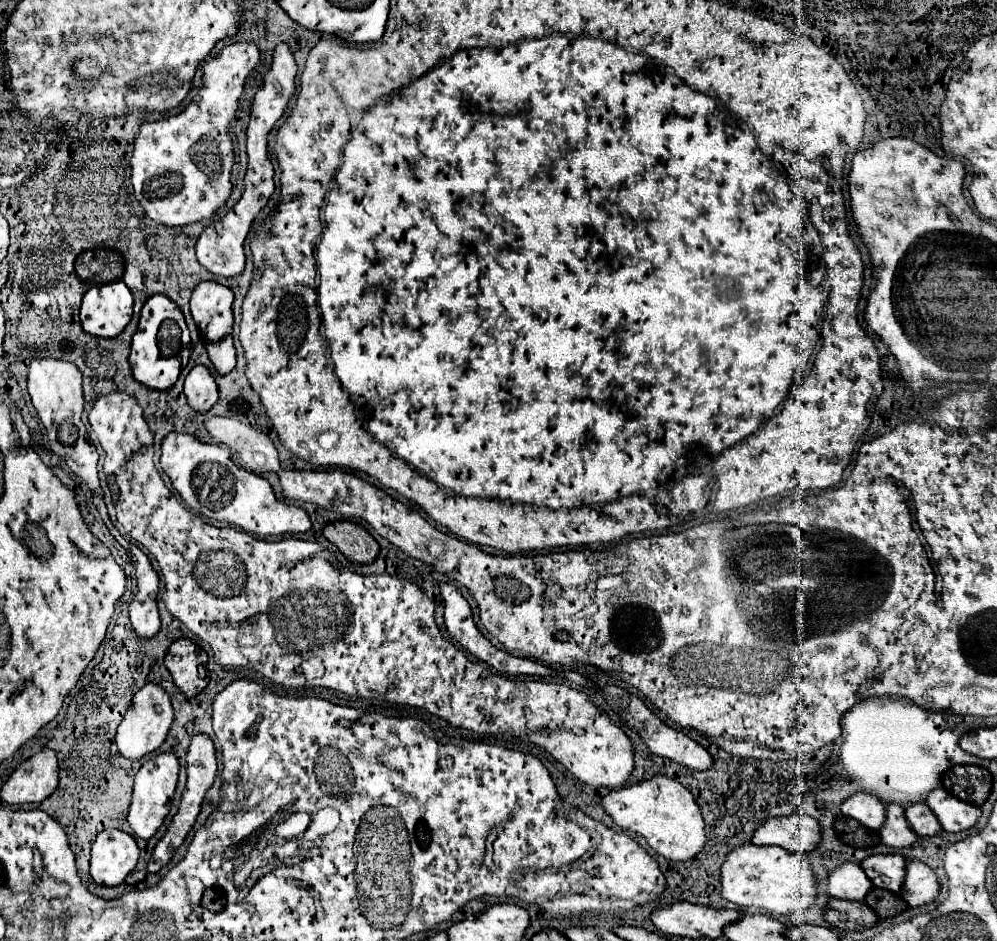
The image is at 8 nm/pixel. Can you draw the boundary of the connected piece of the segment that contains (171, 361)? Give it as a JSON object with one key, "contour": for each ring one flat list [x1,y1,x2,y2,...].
{"contour":[[153,295,141,309,139,329,133,335,129,363,133,377,151,389,169,389,175,385,181,369,187,365,191,353,191,337,183,313,167,295]]}

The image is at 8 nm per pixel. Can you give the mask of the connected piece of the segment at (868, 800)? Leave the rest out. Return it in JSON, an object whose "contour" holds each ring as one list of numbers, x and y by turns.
{"contour":[[855,793,851,795,847,801,843,801,841,805,841,813,847,817,857,819,861,825,869,827,869,829,879,829,885,823,885,803,869,793]]}

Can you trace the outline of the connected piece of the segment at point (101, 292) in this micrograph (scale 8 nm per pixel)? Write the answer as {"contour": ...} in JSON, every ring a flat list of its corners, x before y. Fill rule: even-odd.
{"contour":[[119,279,105,285,93,285,83,297,81,325,95,337,119,335,133,315,133,295]]}

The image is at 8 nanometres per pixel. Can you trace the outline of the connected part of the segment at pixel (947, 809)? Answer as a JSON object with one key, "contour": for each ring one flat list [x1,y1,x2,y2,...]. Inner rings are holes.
{"contour":[[937,787,929,795,927,803,933,809,933,813,939,817,945,831,953,831,953,833,967,831,981,817,981,807,963,803,959,797,951,795,945,787]]}

